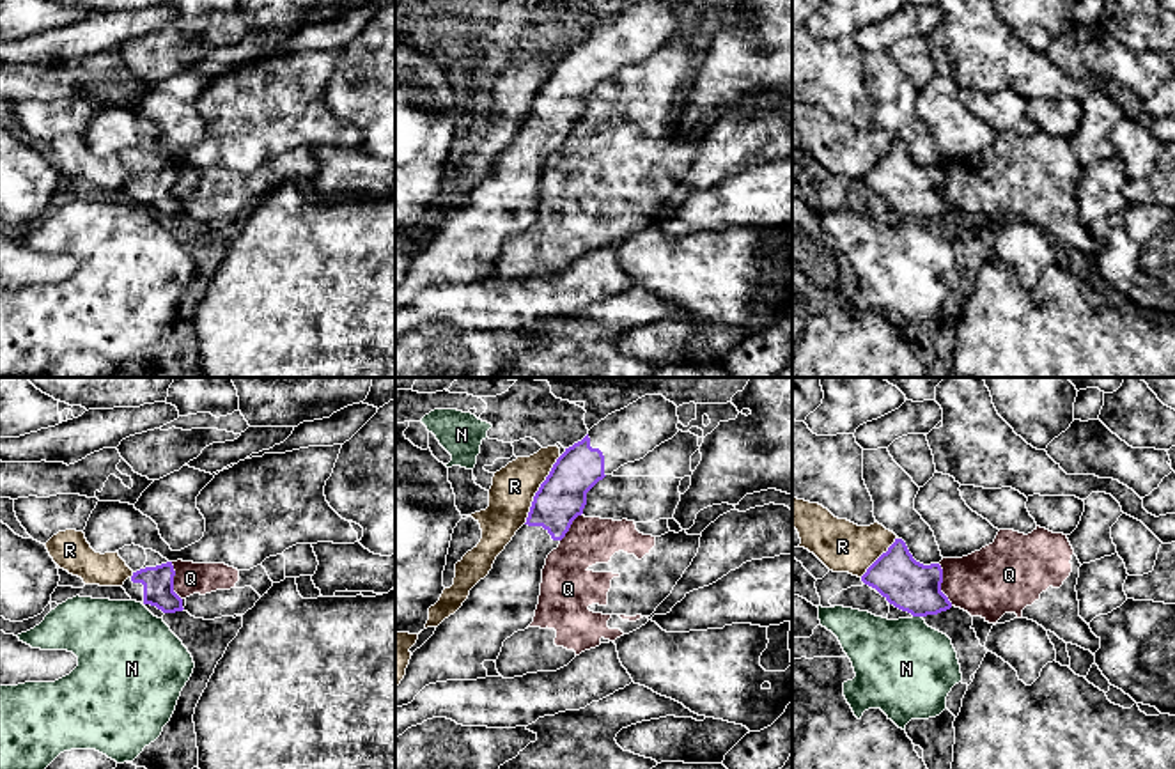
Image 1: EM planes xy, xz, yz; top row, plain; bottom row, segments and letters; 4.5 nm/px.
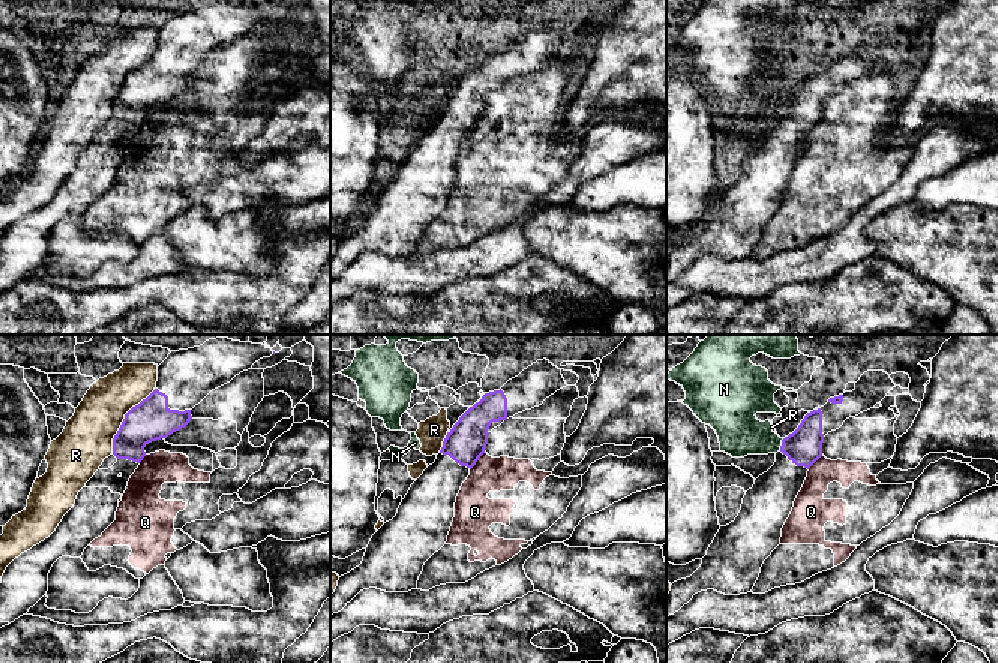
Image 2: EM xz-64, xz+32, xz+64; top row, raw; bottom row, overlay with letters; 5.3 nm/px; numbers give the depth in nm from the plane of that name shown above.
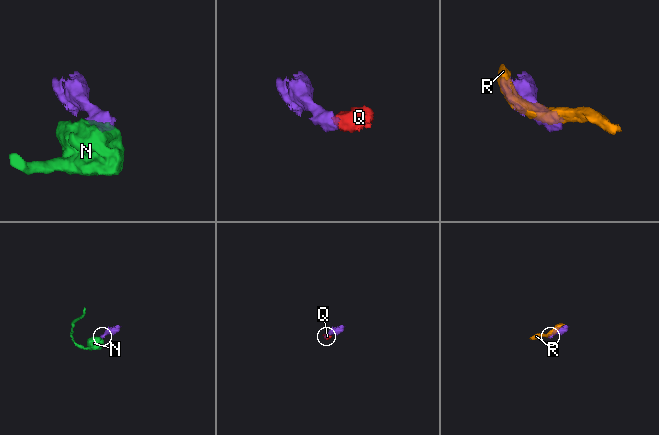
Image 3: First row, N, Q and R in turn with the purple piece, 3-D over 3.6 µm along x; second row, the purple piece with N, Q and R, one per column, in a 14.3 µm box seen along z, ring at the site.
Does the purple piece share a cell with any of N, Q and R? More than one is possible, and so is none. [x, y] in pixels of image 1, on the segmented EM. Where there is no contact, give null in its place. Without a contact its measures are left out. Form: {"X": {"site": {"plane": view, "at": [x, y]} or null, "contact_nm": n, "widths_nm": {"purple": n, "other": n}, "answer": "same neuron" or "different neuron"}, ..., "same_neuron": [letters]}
{"N": {"site": {"plane": "yz", "at": [917, 615]}, "contact_nm": 40, "widths_nm": {"purple": 220, "other": 440}, "answer": "different neuron"}, "Q": {"site": {"plane": "yz", "at": [940, 585]}, "contact_nm": 200, "widths_nm": {"purple": 220, "other": 320}, "answer": "different neuron"}, "R": {"site": {"plane": "xz", "at": [539, 489]}, "contact_nm": 360, "widths_nm": {"purple": 220, "other": 200}, "answer": "different neuron"}, "same_neuron": []}

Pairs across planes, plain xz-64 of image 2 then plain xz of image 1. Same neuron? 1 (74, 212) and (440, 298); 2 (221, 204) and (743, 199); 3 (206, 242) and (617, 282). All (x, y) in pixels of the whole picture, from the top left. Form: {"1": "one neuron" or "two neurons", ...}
{"1": "two neurons", "2": "one neuron", "3": "two neurons"}

